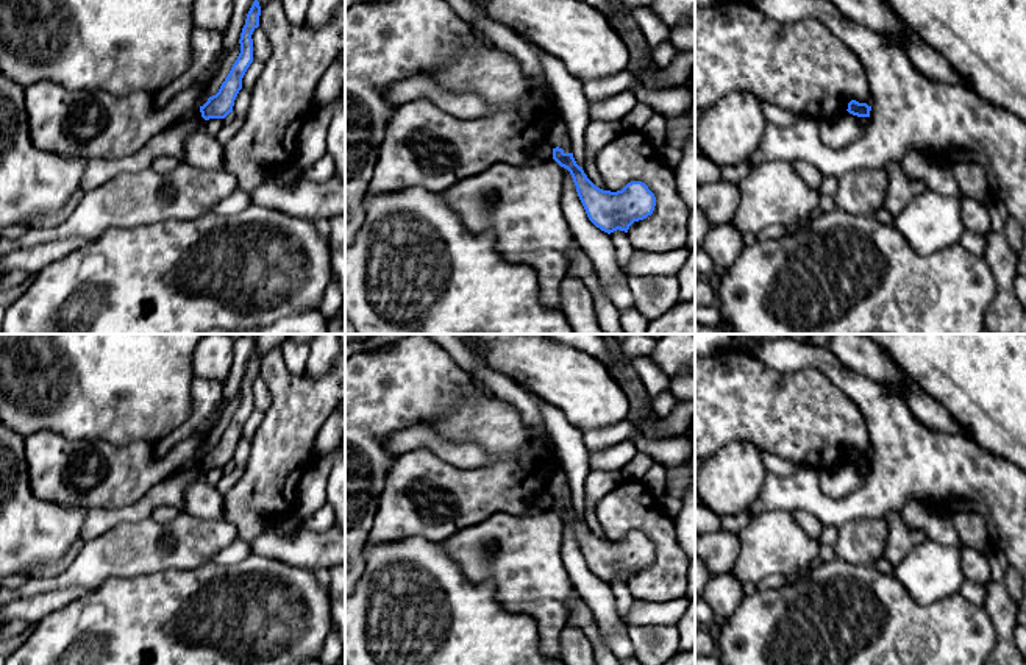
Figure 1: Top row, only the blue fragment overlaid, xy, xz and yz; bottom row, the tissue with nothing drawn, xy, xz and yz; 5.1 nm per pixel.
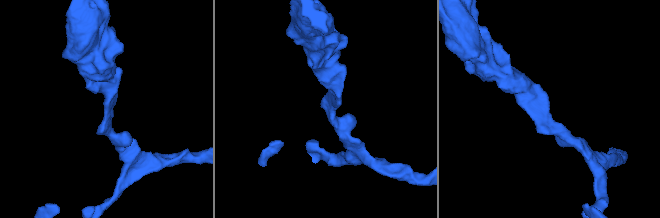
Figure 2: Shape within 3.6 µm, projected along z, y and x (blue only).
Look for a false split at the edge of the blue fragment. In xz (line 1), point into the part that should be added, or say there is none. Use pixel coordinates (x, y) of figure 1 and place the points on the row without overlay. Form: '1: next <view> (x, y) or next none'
1: next none

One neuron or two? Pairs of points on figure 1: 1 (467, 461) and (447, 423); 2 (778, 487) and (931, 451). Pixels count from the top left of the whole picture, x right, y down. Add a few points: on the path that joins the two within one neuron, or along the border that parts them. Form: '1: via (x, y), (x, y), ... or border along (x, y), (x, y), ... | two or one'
1: border along (430, 428), (444, 439), (473, 442), (491, 458) | two
2: via (815, 501), (854, 506), (873, 500), (894, 480) | one

